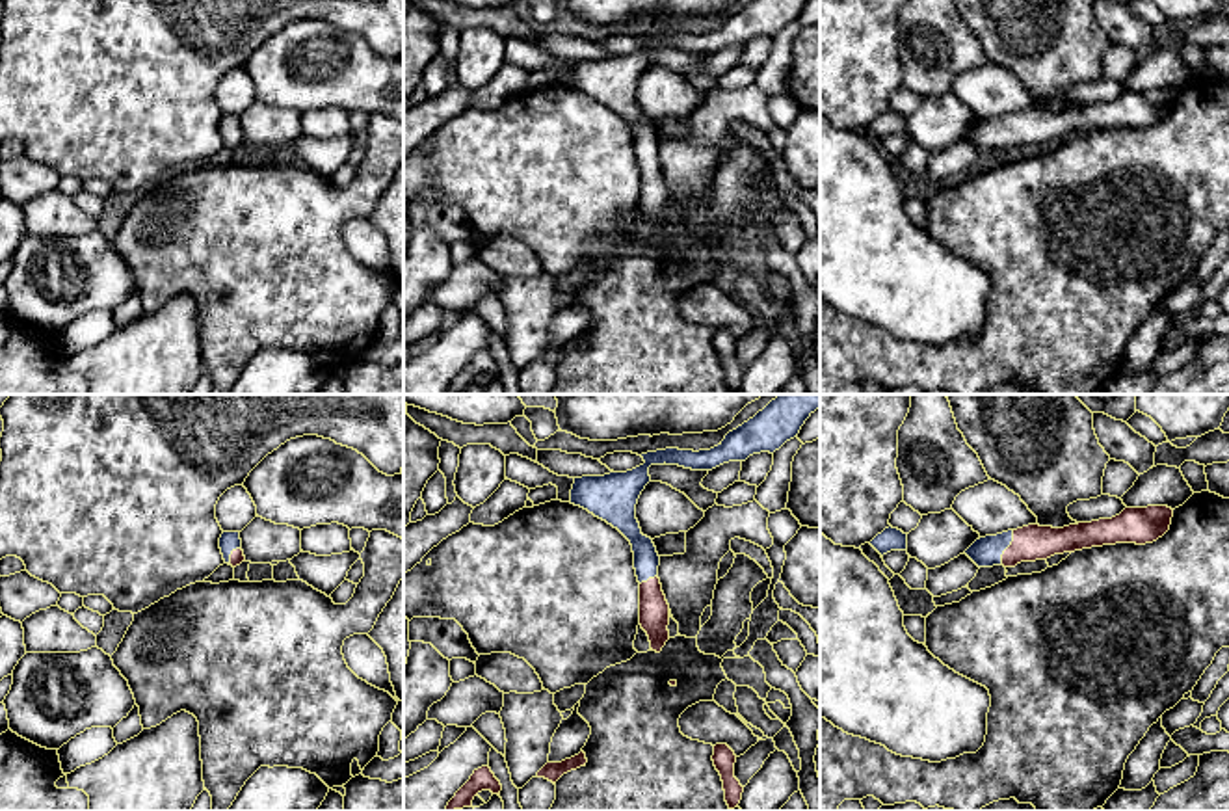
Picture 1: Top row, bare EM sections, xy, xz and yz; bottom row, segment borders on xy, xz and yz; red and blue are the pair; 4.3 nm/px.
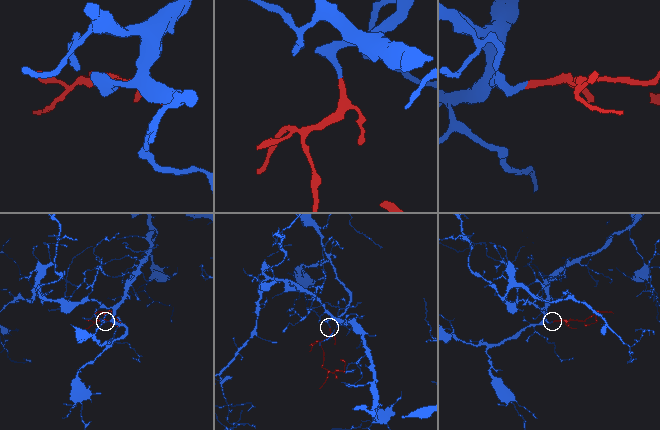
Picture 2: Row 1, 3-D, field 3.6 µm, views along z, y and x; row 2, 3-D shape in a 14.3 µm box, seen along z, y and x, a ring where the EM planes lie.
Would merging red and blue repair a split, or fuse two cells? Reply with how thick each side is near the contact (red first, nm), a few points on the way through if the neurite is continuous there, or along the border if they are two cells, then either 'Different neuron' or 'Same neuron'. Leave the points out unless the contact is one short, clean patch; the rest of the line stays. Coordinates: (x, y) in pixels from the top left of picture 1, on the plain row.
Thickness 150 nm (red) against 130 nm. Path across: yz (1032, 125), (1008, 131), (988, 134). Same neuron

